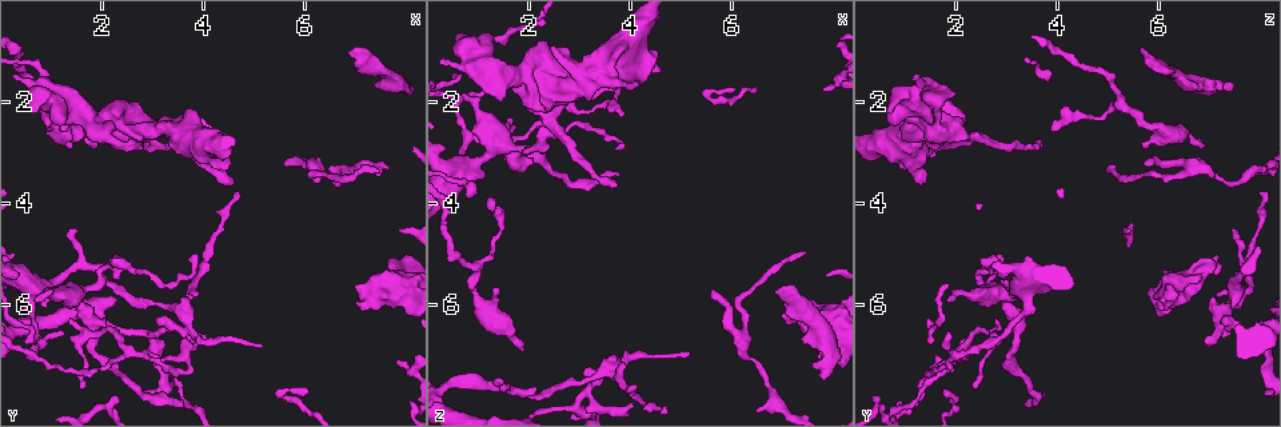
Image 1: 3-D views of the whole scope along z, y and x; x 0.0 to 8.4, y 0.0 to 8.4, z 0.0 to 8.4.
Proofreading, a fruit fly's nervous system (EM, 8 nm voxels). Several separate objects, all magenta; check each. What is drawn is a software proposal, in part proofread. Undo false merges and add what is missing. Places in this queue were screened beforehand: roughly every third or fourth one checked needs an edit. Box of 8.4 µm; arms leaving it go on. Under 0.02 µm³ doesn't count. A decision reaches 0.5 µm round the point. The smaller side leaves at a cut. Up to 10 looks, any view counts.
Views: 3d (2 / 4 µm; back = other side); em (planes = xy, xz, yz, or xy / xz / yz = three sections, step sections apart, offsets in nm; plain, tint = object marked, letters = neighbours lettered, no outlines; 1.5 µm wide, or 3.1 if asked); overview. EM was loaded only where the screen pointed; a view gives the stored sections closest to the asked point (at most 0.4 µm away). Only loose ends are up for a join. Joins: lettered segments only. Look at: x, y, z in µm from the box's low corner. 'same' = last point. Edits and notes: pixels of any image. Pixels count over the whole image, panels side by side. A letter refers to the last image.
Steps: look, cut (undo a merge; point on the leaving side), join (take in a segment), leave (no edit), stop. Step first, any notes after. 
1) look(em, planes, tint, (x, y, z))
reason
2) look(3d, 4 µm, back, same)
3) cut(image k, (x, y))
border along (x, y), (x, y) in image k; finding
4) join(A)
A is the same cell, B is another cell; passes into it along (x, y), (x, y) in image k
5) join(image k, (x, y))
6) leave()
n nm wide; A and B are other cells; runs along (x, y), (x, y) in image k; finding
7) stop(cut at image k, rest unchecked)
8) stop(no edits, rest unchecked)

look(em, planes, tint, (1.40, 2.95, 5.80))
branch stops here

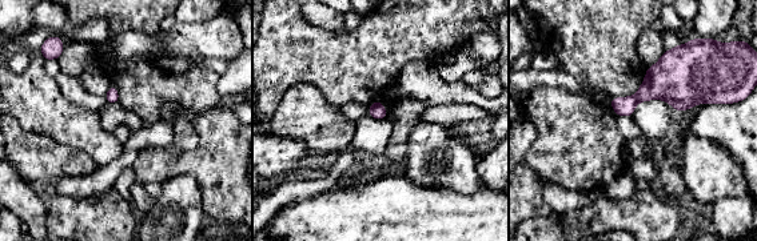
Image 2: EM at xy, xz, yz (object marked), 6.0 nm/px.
look(em, planes, letters, same)

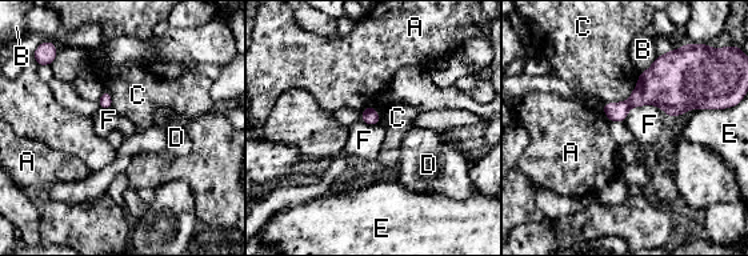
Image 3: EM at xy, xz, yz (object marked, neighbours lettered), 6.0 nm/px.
leave()
A, B, C, D, E and F are other cells; border along (670, 116), (634, 106), (623, 122) in image 3; none of them fits

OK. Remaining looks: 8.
look(em, xy, step 4, letters, (1.50, 4.55, 7.45))
an open end

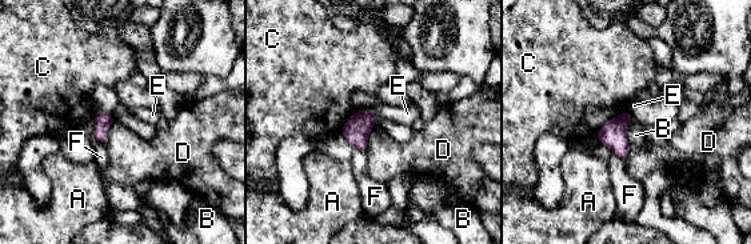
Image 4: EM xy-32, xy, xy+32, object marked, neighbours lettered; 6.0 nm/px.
look(em, planes, letters, same)

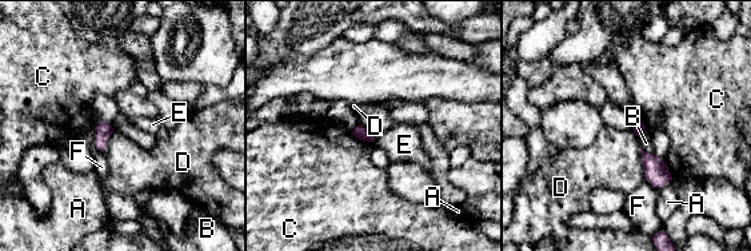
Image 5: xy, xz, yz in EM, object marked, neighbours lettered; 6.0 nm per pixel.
leave()
A, B, C, D, E and F are other cells; border along (639, 148), (646, 178) in image 5; none of them fits

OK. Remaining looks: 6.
look(em, planes, letters, (3.70, 2.90, 3.65))
free end

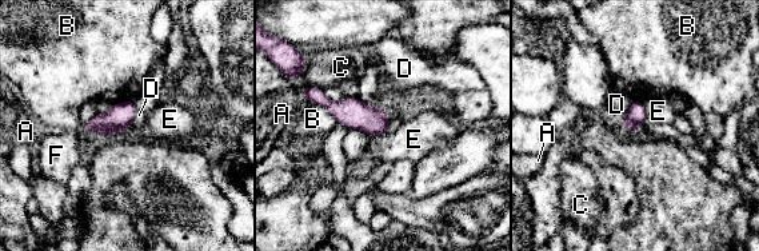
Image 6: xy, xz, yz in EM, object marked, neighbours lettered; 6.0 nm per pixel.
leave()
A, B, C, D, E and F are other cells; none of them fits

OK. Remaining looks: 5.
look(em, planes, tint, (5.15, 6.85, 7.00))
thin end

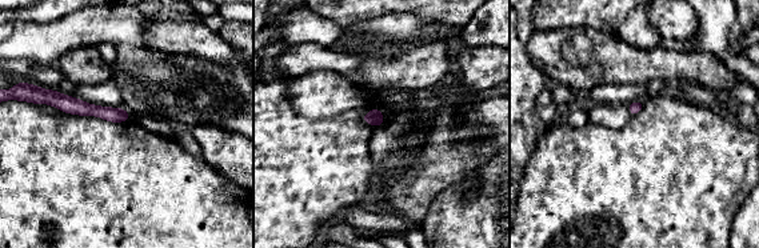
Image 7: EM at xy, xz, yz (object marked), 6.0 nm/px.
look(em, planes, letters, same)

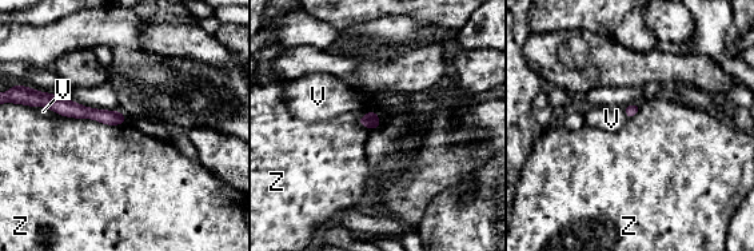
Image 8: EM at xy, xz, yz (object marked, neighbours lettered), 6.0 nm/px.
leave()
V and Z are other cells; border along (62, 115), (108, 124), (126, 122) in image 8; none of them fits

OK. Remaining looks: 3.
stop(no edits, rest unchecked)

